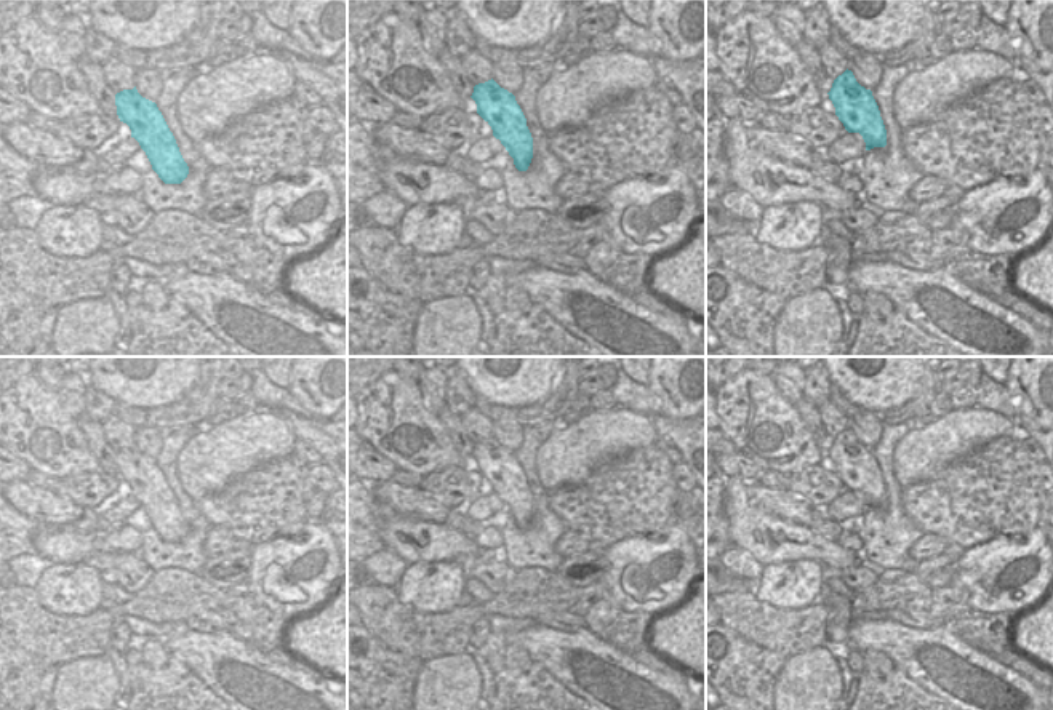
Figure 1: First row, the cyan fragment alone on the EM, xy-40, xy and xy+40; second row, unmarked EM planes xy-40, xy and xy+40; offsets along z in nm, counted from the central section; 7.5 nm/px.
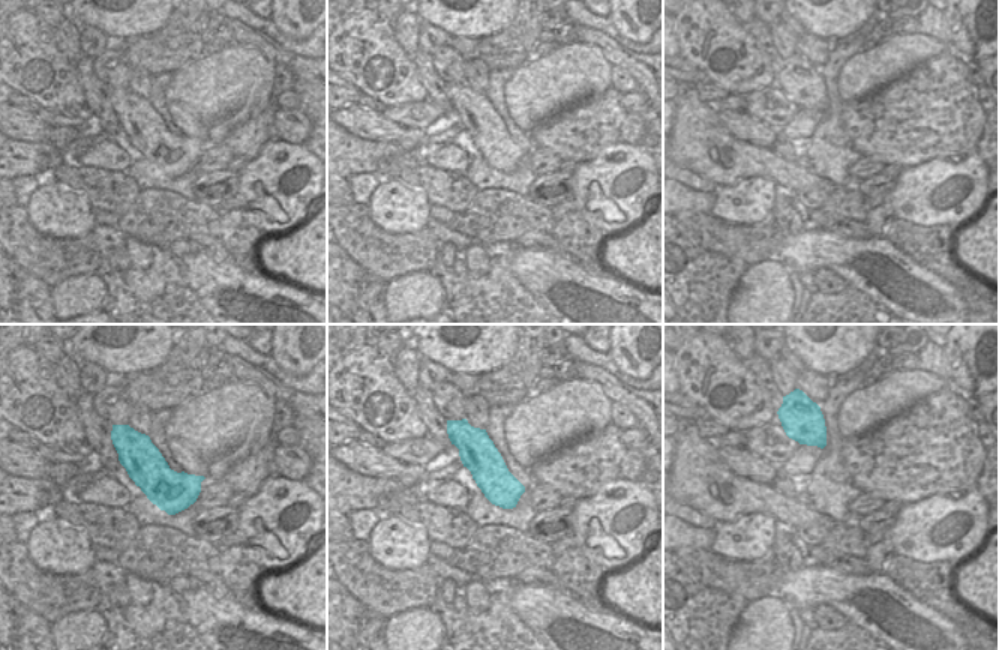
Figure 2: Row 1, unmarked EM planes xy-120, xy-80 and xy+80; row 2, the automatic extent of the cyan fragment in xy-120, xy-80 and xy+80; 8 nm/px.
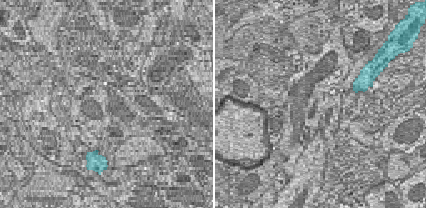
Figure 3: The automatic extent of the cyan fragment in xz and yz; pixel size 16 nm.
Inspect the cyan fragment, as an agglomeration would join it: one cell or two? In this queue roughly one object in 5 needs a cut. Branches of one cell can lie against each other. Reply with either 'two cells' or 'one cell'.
one cell

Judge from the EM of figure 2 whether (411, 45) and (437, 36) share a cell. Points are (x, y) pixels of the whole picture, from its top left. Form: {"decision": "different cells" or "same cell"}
{"decision": "different cells"}

